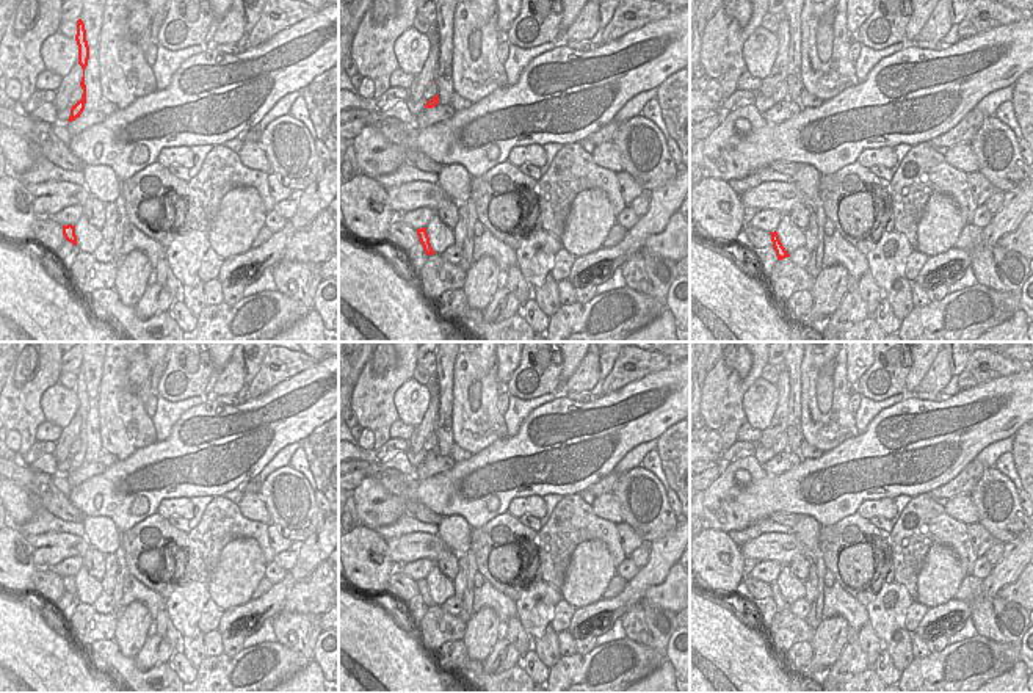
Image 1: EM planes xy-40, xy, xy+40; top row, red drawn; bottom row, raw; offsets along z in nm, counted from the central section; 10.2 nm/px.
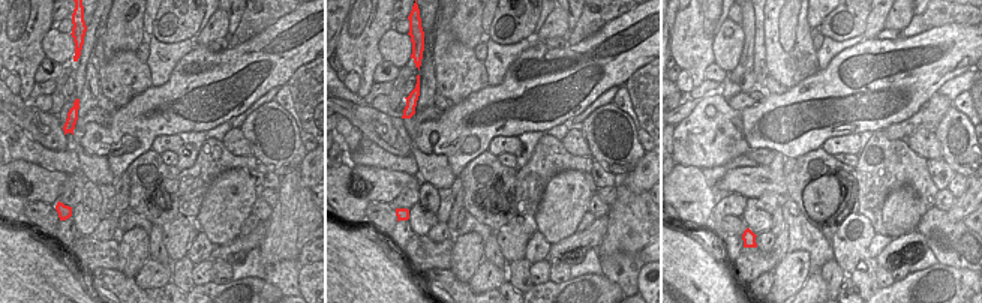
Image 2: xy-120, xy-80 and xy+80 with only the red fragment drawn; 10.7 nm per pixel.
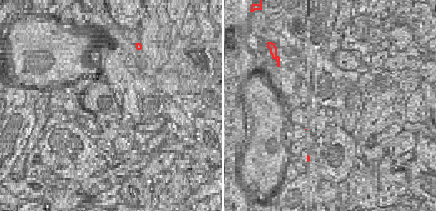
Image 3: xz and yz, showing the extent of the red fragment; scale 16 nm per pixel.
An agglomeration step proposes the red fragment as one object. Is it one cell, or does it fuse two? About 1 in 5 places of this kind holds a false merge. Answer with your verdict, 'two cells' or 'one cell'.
one cell

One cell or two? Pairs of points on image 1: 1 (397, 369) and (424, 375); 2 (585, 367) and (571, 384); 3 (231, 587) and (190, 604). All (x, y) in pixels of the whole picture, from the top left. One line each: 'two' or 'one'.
1: two
2: one
3: two

